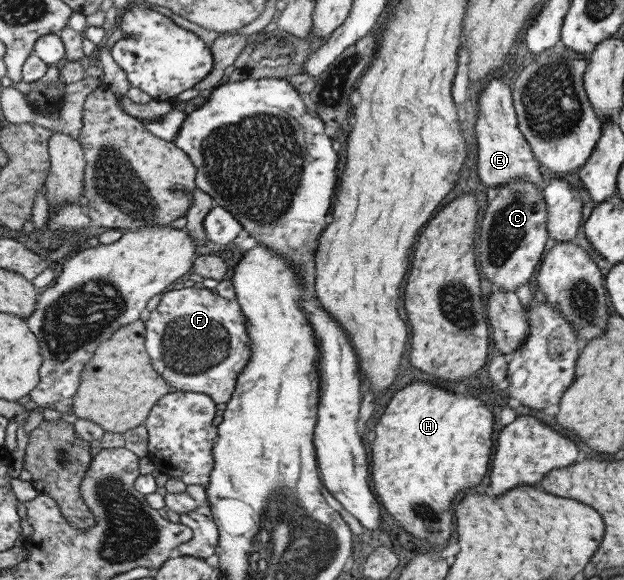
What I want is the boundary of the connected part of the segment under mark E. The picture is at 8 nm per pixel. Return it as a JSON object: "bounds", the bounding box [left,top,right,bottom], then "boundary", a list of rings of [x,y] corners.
{"bounds":[473,72,545,190],"boundary":[[[497,72],[487,83],[487,86],[481,90],[477,105],[477,121],[473,127],[475,132],[475,141],[477,141],[477,177],[479,181],[491,189],[499,188],[509,182],[517,182],[517,179],[527,179],[527,182],[533,182],[535,188],[539,190],[545,187],[545,182],[540,172],[537,160],[533,158],[525,138],[521,136],[517,128],[517,119],[512,104],[512,97],[509,88],[501,80],[502,72]]]}

